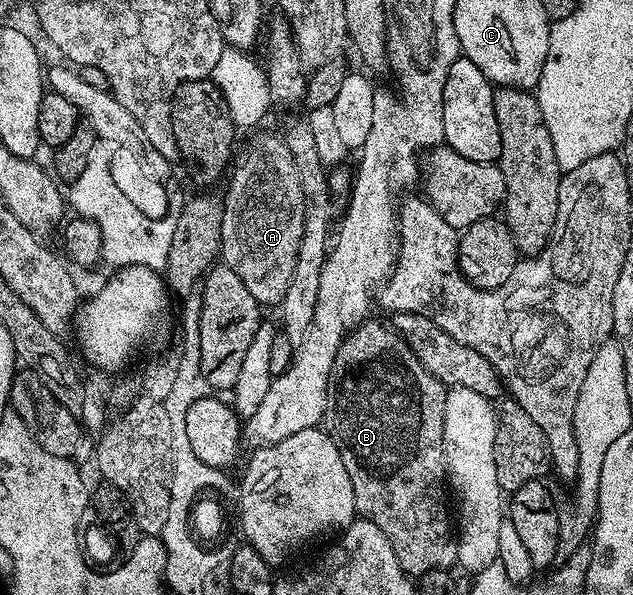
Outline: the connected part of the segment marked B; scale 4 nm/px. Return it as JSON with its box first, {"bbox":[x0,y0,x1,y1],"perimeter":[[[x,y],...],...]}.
{"bbox":[324,320,458,576],"perimeter":[[[367,320],[353,327],[346,339],[340,344],[340,352],[336,352],[336,364],[330,373],[330,395],[326,405],[324,429],[340,452],[340,460],[344,460],[344,469],[348,471],[348,480],[352,480],[352,496],[358,518],[367,518],[392,544],[392,552],[396,552],[396,560],[400,560],[400,568],[411,576],[421,576],[433,570],[450,570],[458,561],[458,543],[452,529],[452,514],[446,511],[446,494],[448,498],[448,471],[446,468],[446,449],[444,448],[444,404],[448,387],[436,376],[429,374],[420,364],[412,348],[403,340],[402,335],[393,325]]]}

